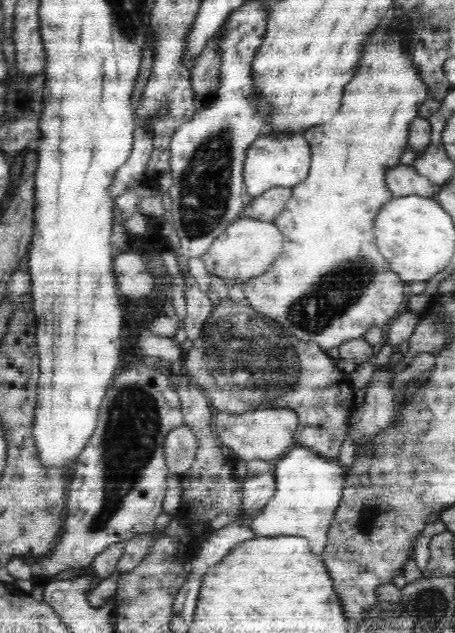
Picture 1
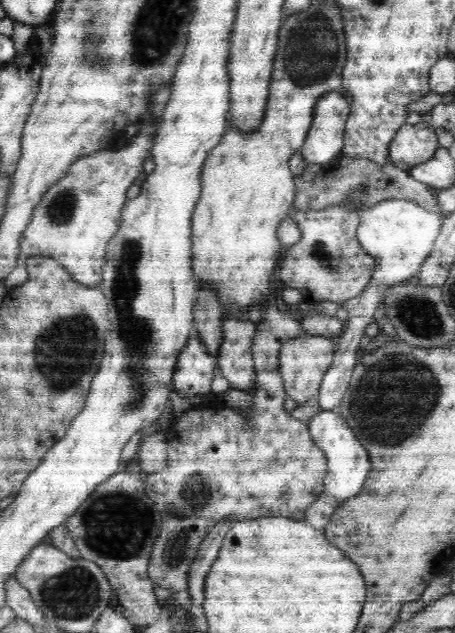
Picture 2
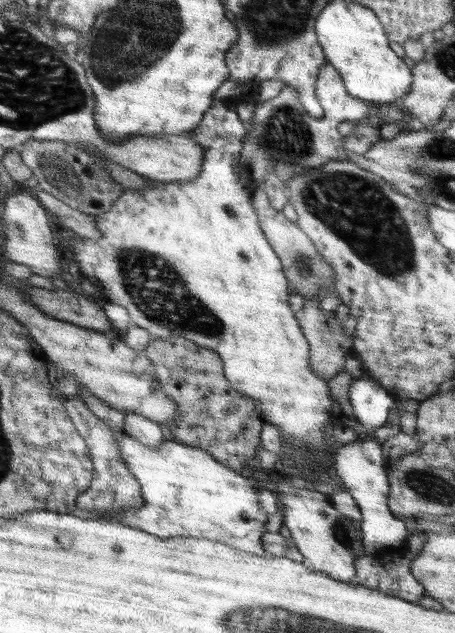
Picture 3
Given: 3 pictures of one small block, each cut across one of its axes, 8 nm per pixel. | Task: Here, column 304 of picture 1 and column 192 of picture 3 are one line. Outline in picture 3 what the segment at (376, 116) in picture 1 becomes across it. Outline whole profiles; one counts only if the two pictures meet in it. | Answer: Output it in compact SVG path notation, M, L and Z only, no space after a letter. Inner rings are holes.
M224 101L212 103L211 107L203 114L203 119L199 122L199 125L193 131L186 134L186 137L194 139L196 143L200 143L205 148L203 163L201 164L201 169L197 177L187 181L155 181L147 189L124 189L123 193L119 195L117 202L112 205L111 209L108 209L108 212L93 215L97 230L101 232L99 239L80 237L66 229L61 231L59 239L63 237L65 254L69 257L71 263L75 263L79 267L83 278L88 279L95 287L99 288L103 296L105 296L106 301L123 306L128 311L132 324L147 330L156 339L172 340L174 337L185 338L216 352L223 360L223 373L230 381L230 384L238 392L253 399L256 411L263 422L278 427L286 448L292 448L292 450L308 450L308 454L314 452L314 456L325 459L329 451L323 452L323 446L326 442L324 438L329 435L324 433L324 426L328 424L328 420L331 422L330 415L333 400L329 396L327 380L316 376L315 372L312 372L308 366L309 344L302 334L295 313L292 312L290 305L288 305L289 282L283 274L281 260L274 252L272 246L270 246L266 235L260 228L260 221L253 207L252 195L254 191L250 189L250 182L248 182L246 176L240 176L240 166L238 166L238 163L241 157L244 139L246 139L246 130L248 130L248 127L238 117L238 113L236 113L236 103L225 103ZM226 206L232 208L234 216L228 216Z

